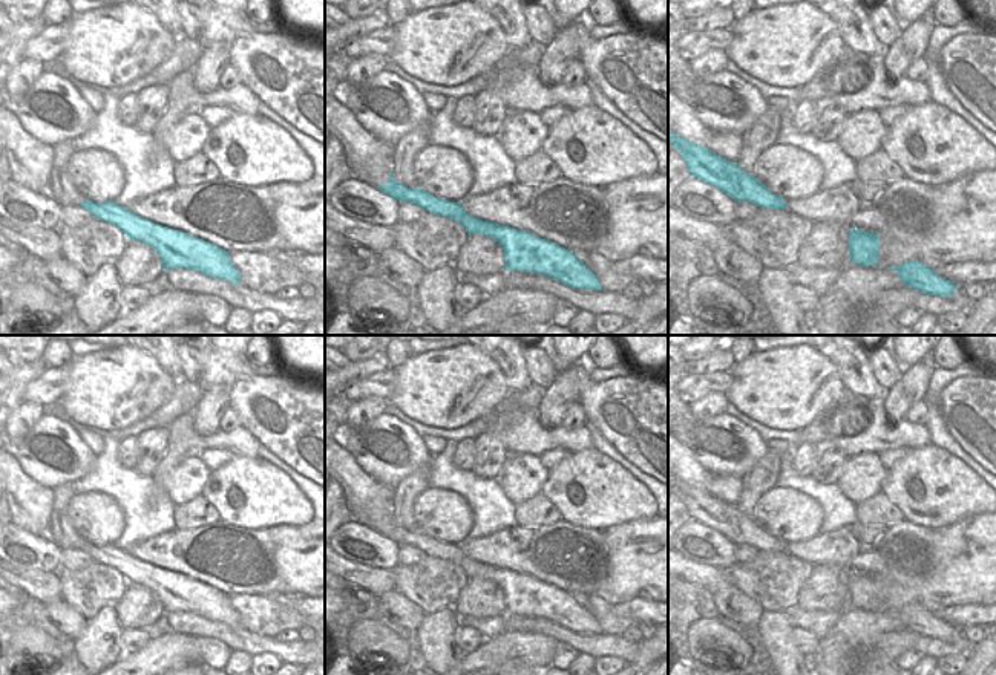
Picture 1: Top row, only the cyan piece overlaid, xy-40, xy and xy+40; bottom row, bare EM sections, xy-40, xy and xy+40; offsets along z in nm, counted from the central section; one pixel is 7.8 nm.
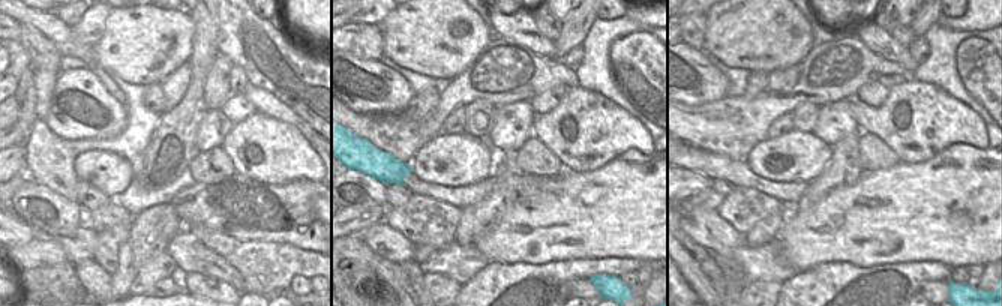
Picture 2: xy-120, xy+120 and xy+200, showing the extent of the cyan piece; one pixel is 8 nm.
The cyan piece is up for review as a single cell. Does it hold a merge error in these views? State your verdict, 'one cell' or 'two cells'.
one cell

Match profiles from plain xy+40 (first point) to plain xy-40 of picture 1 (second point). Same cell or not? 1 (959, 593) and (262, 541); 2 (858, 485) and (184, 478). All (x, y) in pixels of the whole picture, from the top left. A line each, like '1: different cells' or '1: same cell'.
1: different cells
2: same cell

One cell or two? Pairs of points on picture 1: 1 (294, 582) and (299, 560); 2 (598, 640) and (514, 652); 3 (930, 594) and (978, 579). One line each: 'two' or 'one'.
1: one
2: two
3: one

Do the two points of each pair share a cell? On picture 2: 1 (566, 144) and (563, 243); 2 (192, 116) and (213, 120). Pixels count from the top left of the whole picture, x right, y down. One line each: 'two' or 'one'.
1: two
2: two

